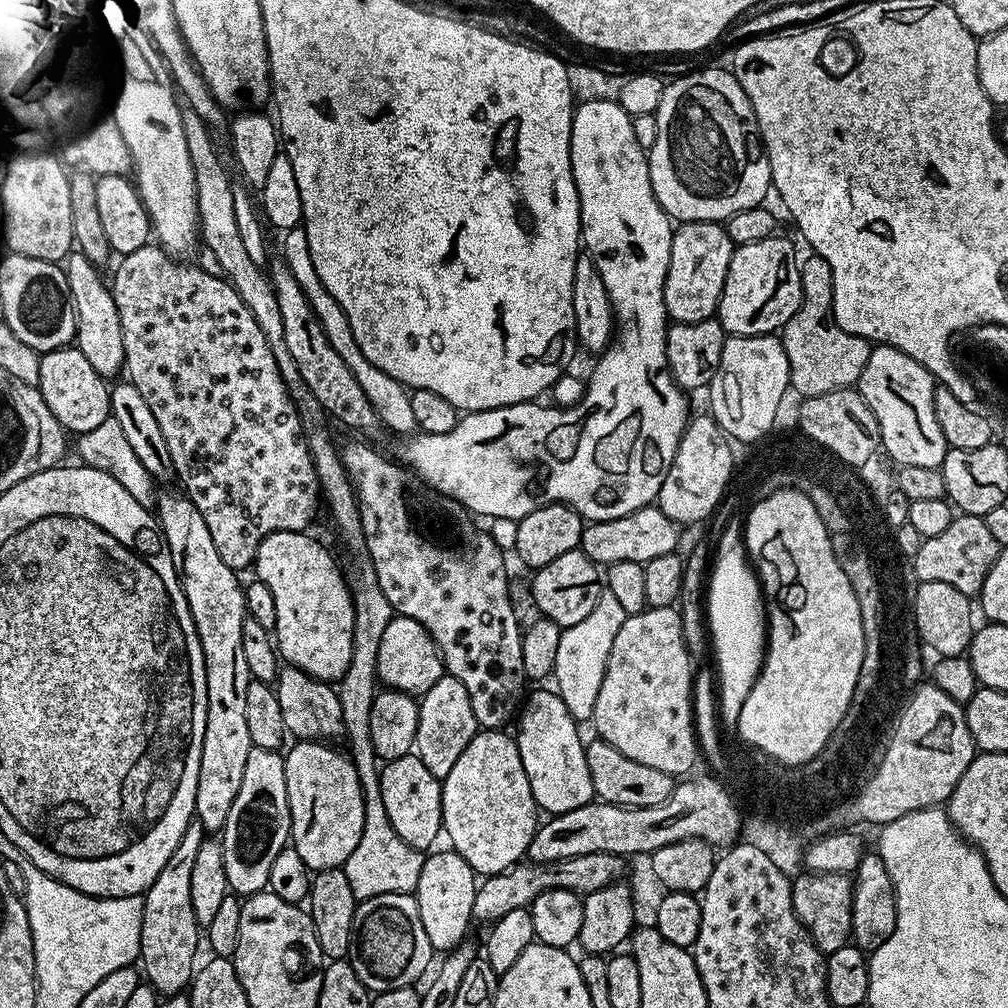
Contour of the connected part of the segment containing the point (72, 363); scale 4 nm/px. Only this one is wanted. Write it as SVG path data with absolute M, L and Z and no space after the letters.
M69 346L59 352L43 353L40 357L40 366L38 387L42 398L46 402L46 406L49 407L51 414L54 414L54 418L69 433L81 434L95 430L110 417L112 406L109 381L100 376L98 370L94 370L94 366L90 366L86 354L82 354L79 347Z

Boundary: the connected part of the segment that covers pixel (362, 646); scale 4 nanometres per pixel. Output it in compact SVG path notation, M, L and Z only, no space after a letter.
M299 403L297 408L303 422L304 436L308 442L308 452L315 464L316 476L320 479L321 493L326 506L332 510L332 518L340 527L345 546L352 552L358 552L350 568L346 570L348 588L352 592L355 603L354 652L351 654L350 666L346 674L338 682L337 692L342 703L343 724L346 741L350 744L348 755L358 770L360 789L363 792L364 825L362 838L358 838L358 846L354 846L354 854L342 865L346 878L350 878L350 890L354 890L354 898L359 902L366 898L374 898L378 894L412 894L418 886L418 878L422 874L425 853L412 848L402 838L398 838L398 830L390 826L390 817L386 814L386 806L382 802L382 790L378 757L370 741L370 709L373 698L378 690L377 658L379 643L382 642L383 631L395 616L390 602L378 585L378 576L367 553L364 553L365 535L362 534L360 507L356 501L355 485L345 470L344 461L338 446L336 448L330 434L330 417L321 404Z

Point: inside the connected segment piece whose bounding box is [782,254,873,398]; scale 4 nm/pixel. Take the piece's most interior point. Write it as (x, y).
(821, 356)

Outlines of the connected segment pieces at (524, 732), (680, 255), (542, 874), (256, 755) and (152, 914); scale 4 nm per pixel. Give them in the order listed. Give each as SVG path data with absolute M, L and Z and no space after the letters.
M540 686L537 692L529 691L518 713L514 739L518 746L518 754L522 754L522 770L526 770L526 778L530 778L530 790L534 794L534 802L541 813L557 816L566 814L566 810L578 810L578 806L586 806L597 799L594 782L590 778L590 766L586 766L586 740L580 737L578 721L566 710L566 702L562 702L559 692L548 686Z
M690 220L681 223L673 231L670 270L666 274L664 287L664 301L669 321L677 324L702 322L717 315L733 247L727 227L720 222Z
M584 854L576 858L560 860L558 863L536 864L523 860L512 865L507 872L485 877L477 887L474 900L473 919L490 924L514 909L529 907L538 894L550 889L568 889L577 895L585 896L594 890L623 881L626 876L625 857L614 854Z
M252 747L250 754L246 754L246 771L242 773L242 786L238 786L238 798L234 798L230 814L226 814L226 826L222 833L229 889L241 898L265 891L270 866L274 866L274 858L289 847L291 834L284 756L277 750Z
M199 822L189 824L186 834L182 834L182 842L178 842L178 846L174 850L174 854L170 854L170 862L166 862L166 866L162 866L162 874L158 874L158 878L148 888L148 891L143 893L144 897L144 913L142 914L142 942L140 943L139 963L144 963L142 967L143 975L146 977L147 983L151 984L156 993L163 994L165 997L179 996L191 985L194 975L194 969L197 967L198 959L196 960L196 947L202 944L202 929L199 922L194 918L194 906L190 906L190 877L194 871L194 857L198 855L198 846L202 846L202 842L206 839L204 827Z

